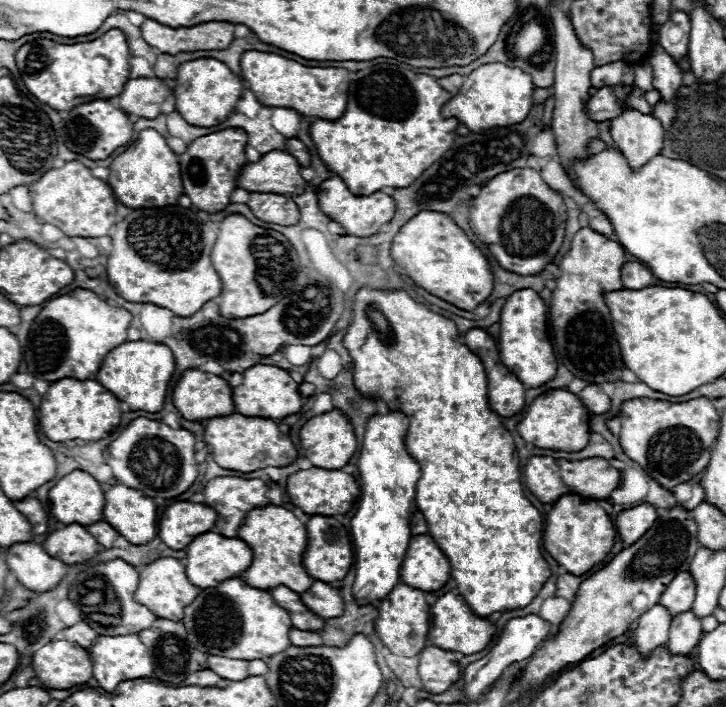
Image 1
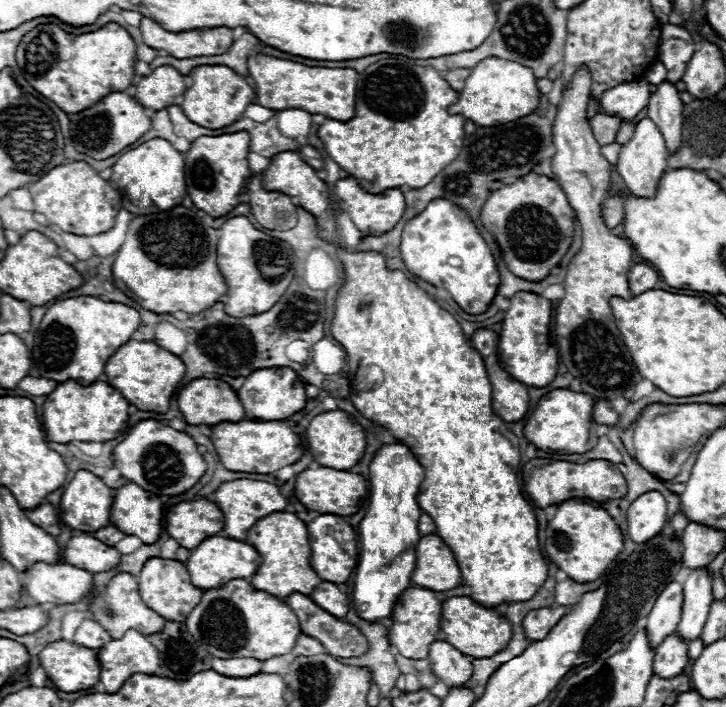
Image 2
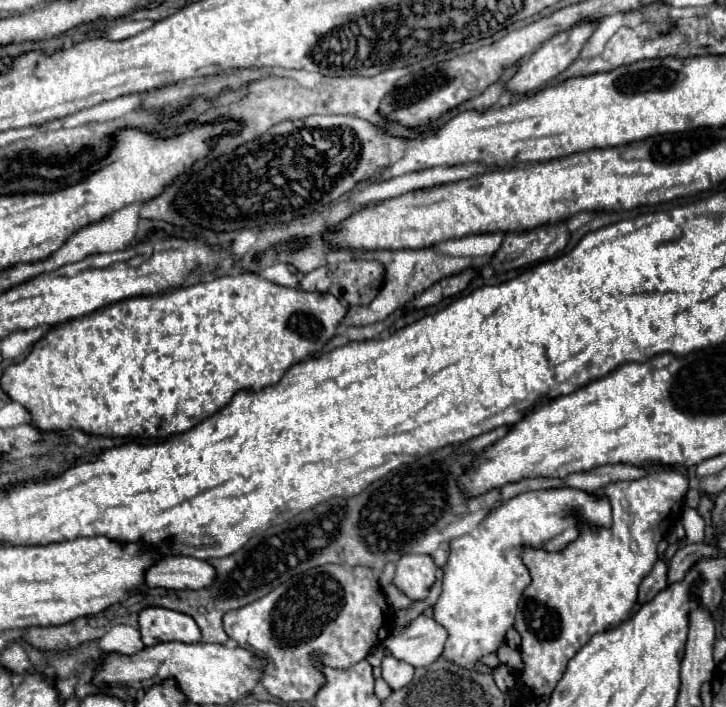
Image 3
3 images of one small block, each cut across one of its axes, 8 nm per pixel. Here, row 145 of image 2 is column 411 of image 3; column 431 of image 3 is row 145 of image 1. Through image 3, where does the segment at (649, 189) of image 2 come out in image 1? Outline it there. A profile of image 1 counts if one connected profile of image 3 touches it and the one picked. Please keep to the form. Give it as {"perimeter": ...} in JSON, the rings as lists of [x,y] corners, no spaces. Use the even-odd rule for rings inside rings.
{"perimeter":[[[626,110],[620,116],[612,118],[610,122],[612,122],[612,140],[620,148],[620,152],[624,152],[624,158],[628,160],[630,168],[642,168],[644,164],[648,164],[648,160],[652,160],[652,156],[658,156],[662,152],[664,130],[654,116],[640,114],[636,110]]]}

